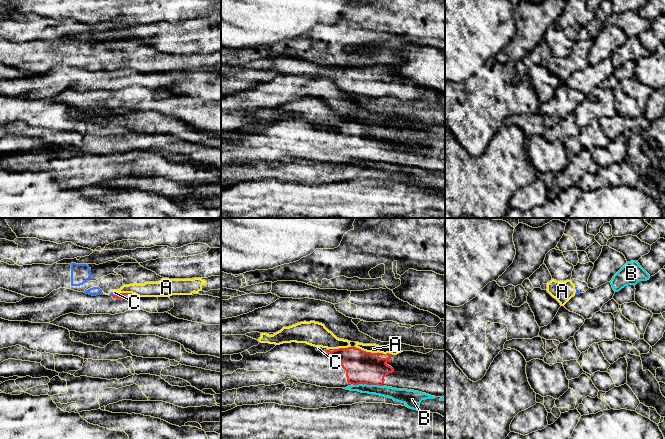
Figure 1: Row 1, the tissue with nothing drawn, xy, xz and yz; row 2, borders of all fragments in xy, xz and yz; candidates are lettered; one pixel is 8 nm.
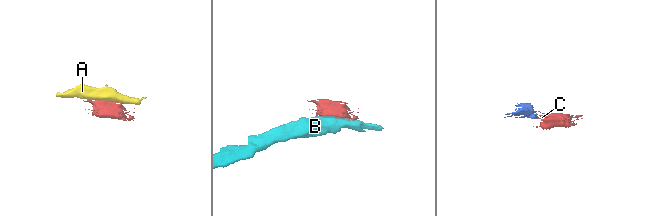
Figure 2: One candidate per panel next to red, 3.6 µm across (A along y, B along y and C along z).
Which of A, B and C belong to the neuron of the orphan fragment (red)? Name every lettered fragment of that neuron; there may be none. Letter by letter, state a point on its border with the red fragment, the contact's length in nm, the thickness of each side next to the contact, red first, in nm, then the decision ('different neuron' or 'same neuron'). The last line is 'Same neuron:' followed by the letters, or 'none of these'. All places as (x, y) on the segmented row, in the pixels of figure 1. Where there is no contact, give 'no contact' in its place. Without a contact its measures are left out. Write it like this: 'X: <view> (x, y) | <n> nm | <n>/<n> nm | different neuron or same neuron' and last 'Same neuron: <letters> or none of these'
A: xz (369, 352) | 240 nm | 260/80 nm | different neuron
B: xz (368, 384) | 240 nm | 260/100 nm | different neuron
C: xy (113, 295) | 40 nm | 50/30 nm | different neuron
Same neuron: none of these

